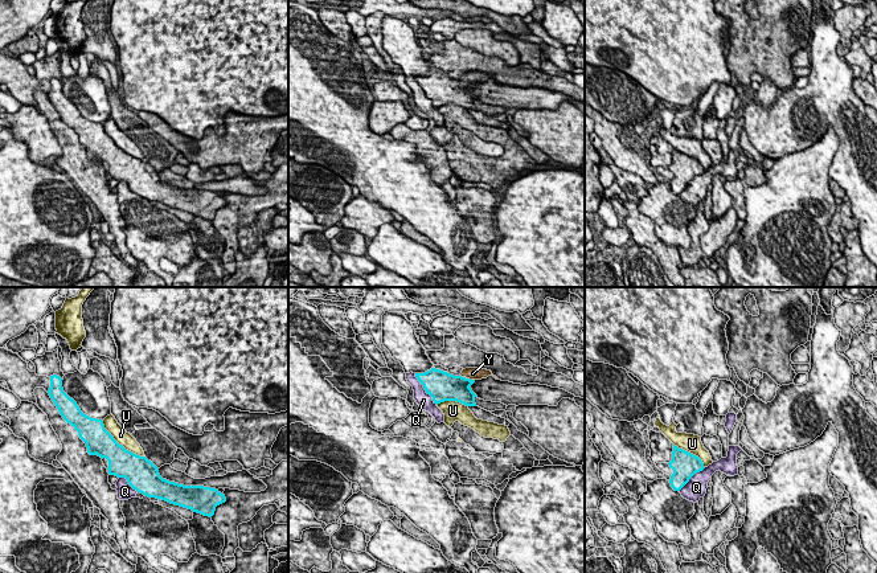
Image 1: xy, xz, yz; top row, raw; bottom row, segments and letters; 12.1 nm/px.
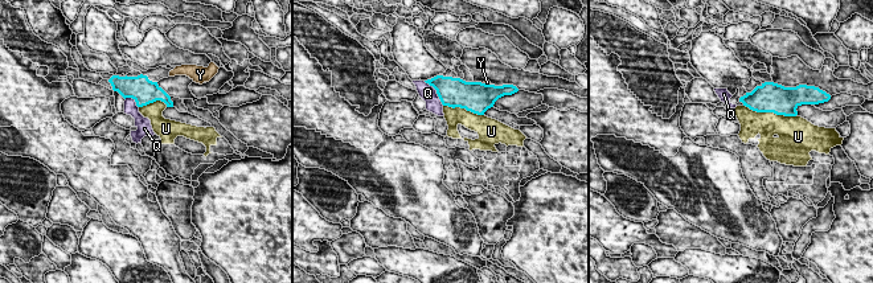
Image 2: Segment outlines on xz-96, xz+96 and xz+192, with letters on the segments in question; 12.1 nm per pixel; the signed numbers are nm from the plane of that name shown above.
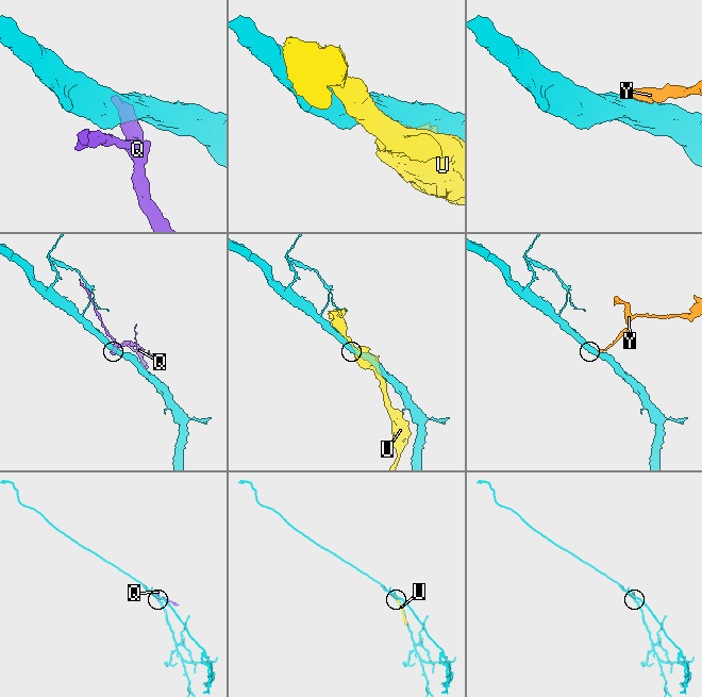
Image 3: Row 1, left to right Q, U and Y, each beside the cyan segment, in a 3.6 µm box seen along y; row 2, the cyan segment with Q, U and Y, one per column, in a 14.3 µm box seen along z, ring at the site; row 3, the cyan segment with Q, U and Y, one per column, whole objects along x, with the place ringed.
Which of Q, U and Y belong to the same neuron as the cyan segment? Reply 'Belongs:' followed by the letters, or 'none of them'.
Belongs: Y

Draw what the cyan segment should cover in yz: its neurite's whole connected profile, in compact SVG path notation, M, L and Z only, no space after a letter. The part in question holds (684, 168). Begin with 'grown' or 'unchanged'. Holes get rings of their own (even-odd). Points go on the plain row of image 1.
unchanged | M675 148L672 164L668 168L673 173L669 187L675 195L680 195L696 176L700 176L705 172L698 160L679 152Z

